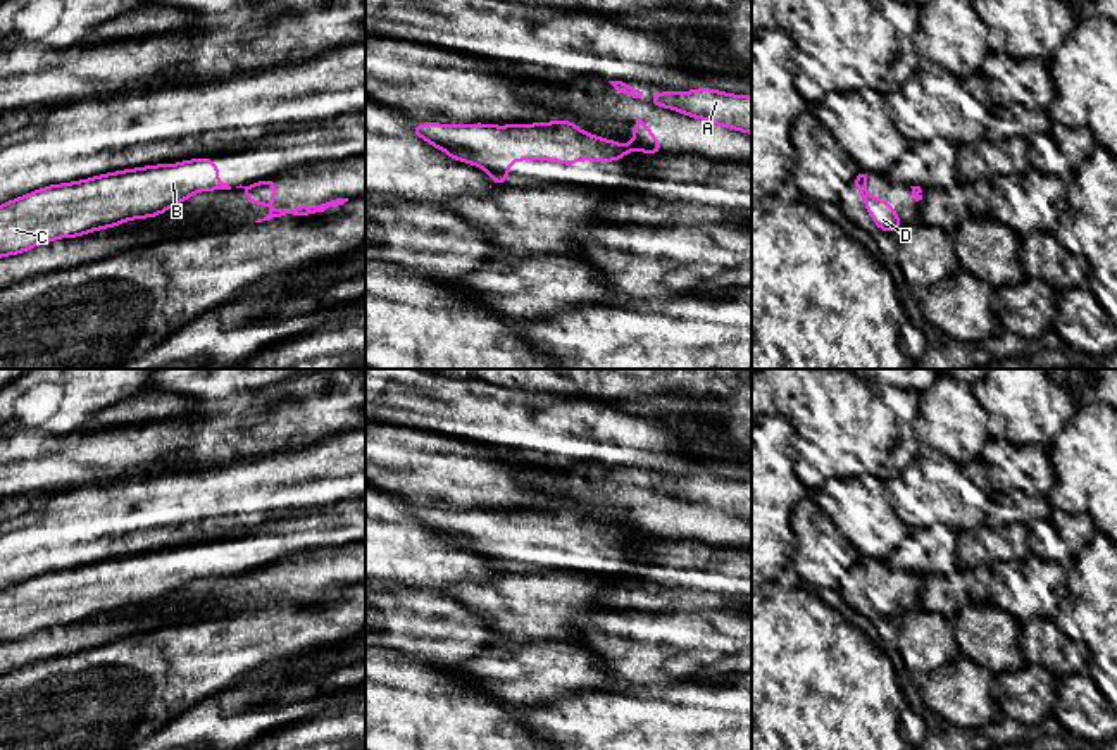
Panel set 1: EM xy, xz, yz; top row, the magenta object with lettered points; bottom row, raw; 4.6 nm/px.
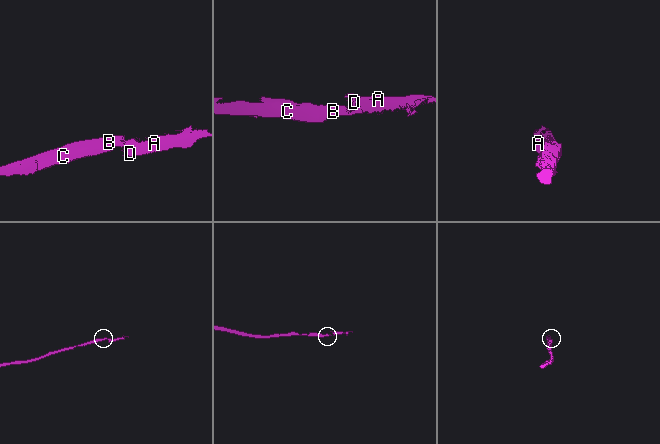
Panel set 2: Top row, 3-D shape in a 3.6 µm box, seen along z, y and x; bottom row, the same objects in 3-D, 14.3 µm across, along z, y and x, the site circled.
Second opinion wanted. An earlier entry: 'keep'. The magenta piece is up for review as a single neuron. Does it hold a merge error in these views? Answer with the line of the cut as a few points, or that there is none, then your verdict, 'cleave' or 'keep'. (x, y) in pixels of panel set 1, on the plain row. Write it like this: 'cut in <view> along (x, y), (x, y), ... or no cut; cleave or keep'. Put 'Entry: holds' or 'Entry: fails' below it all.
cut in xz along (630, 530), (636, 537); cleave
Entry: fails

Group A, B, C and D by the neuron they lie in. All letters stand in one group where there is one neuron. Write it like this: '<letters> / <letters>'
A D / B C

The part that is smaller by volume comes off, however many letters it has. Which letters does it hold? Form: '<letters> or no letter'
A, D

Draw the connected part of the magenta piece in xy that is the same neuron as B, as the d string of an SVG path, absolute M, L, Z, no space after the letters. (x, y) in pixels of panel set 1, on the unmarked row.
M191 545L172 552L157 550L43 572L0 591L0 643L17 641L59 624L76 624L126 607L164 600L198 578L231 576L217 566L214 545Z

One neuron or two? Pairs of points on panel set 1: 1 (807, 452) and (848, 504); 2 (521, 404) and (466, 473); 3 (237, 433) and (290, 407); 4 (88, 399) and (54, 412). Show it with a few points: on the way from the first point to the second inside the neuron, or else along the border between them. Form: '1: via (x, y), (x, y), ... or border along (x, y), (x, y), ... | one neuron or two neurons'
1: border along (823, 485), (811, 493) | two neurons
2: border along (485, 445), (497, 452) | two neurons
3: via (250, 426), (276, 419) | one neuron
4: via (80, 399), (68, 399), (62, 404) | one neuron

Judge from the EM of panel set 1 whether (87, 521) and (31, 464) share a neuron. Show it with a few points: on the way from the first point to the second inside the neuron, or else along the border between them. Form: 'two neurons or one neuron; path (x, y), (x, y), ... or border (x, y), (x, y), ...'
two neurons; border (97, 483), (71, 487), (54, 493)

